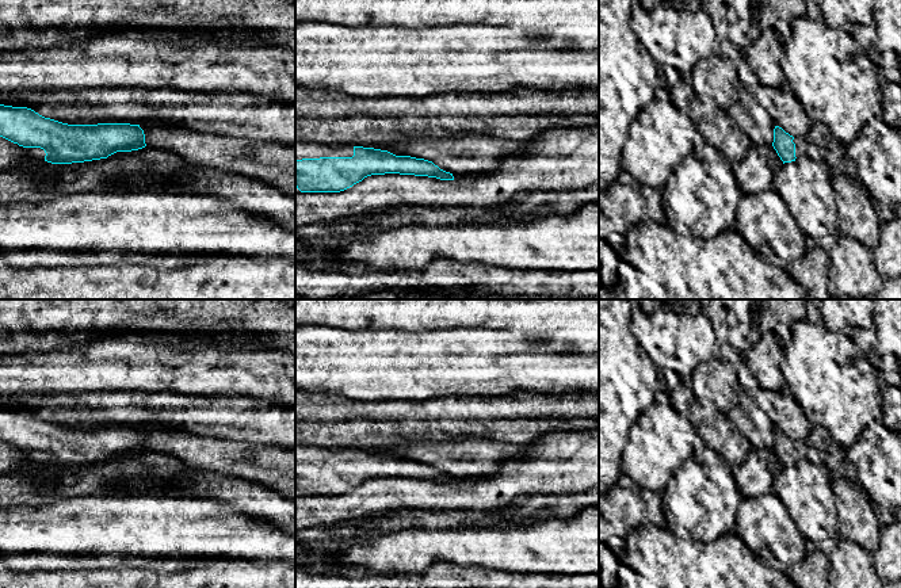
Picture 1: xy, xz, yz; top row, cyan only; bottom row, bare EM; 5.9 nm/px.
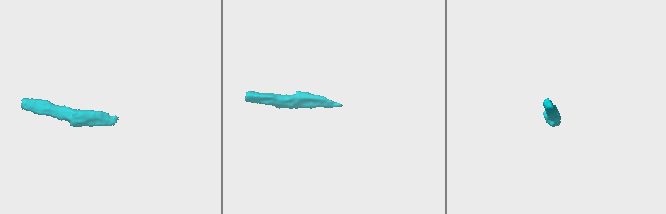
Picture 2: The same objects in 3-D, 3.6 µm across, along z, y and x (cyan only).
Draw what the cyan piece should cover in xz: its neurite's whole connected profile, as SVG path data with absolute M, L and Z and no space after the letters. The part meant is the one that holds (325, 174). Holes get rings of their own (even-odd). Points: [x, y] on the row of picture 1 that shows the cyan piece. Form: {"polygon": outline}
{"polygon": "M295 140L295 187L301 192L340 192L371 175L400 173L454 180L432 161L387 150L321 145Z"}

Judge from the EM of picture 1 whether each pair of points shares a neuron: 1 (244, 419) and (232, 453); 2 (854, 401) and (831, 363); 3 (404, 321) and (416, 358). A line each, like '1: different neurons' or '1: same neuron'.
1: different neurons
2: same neuron
3: different neurons

